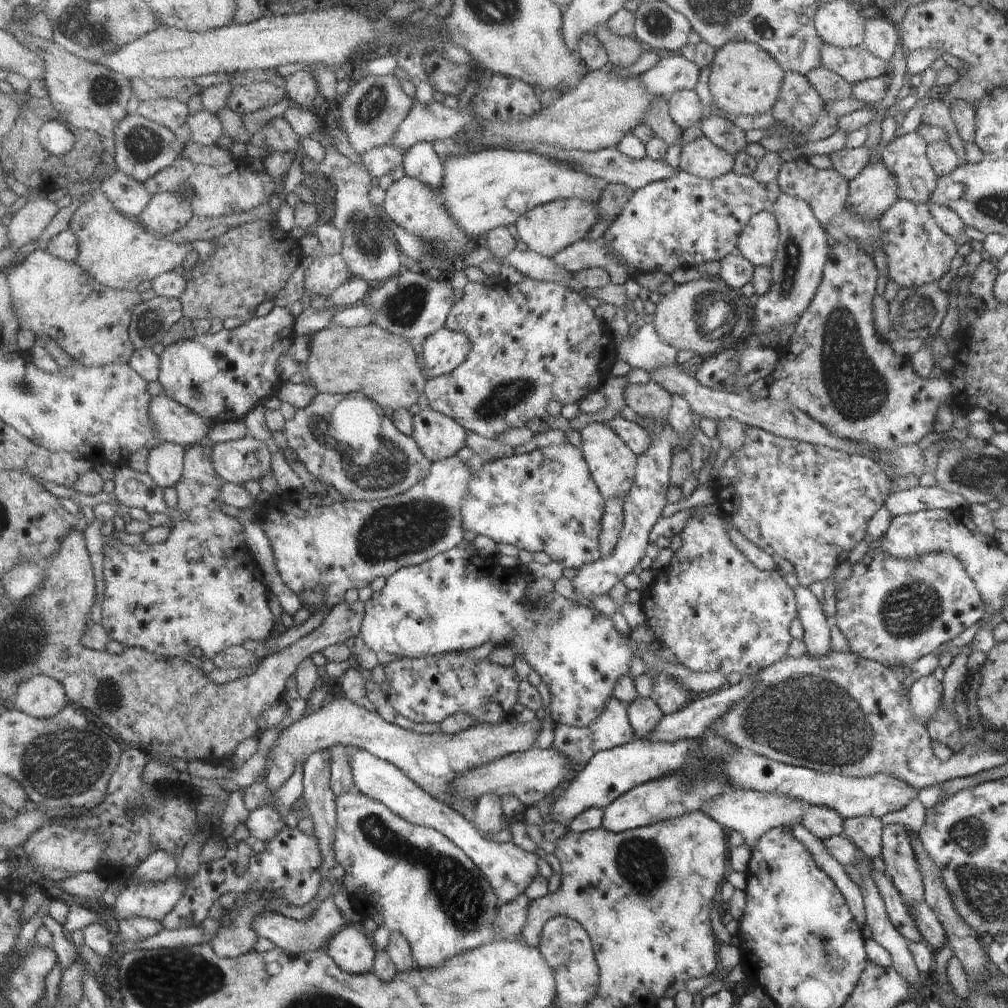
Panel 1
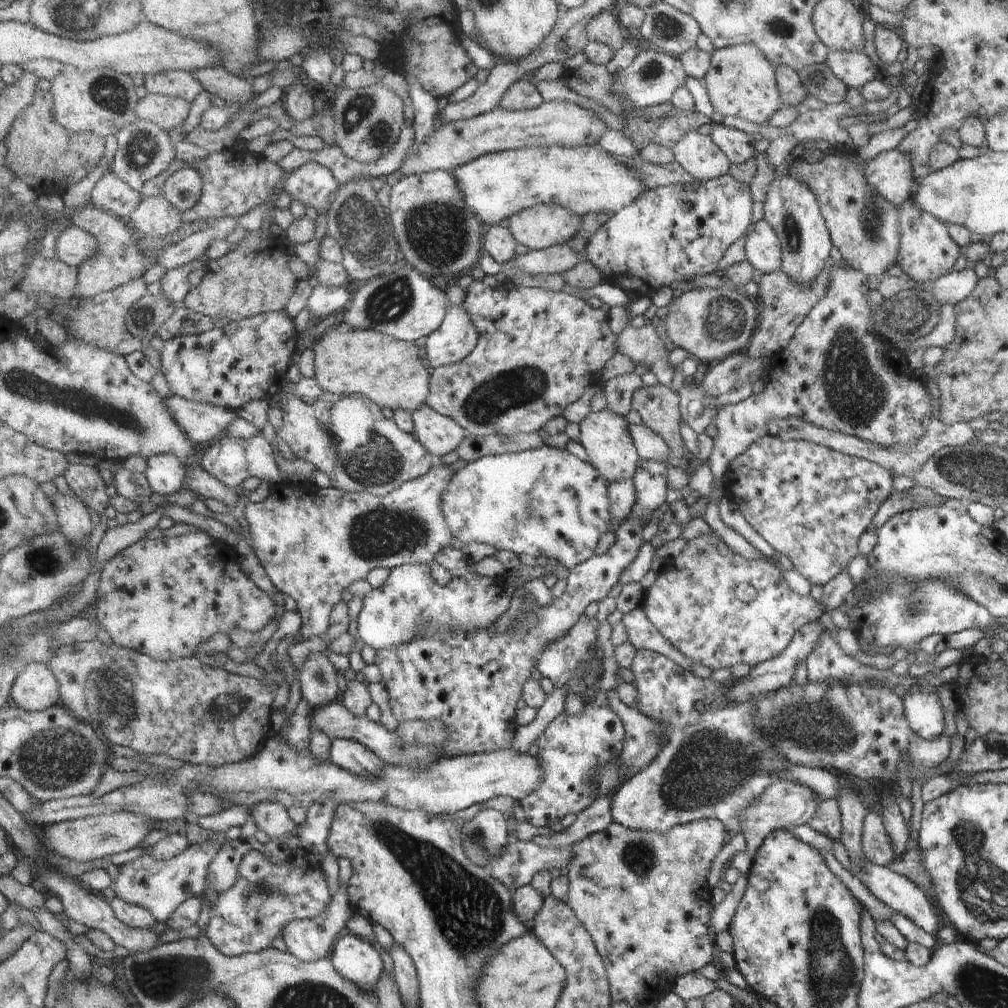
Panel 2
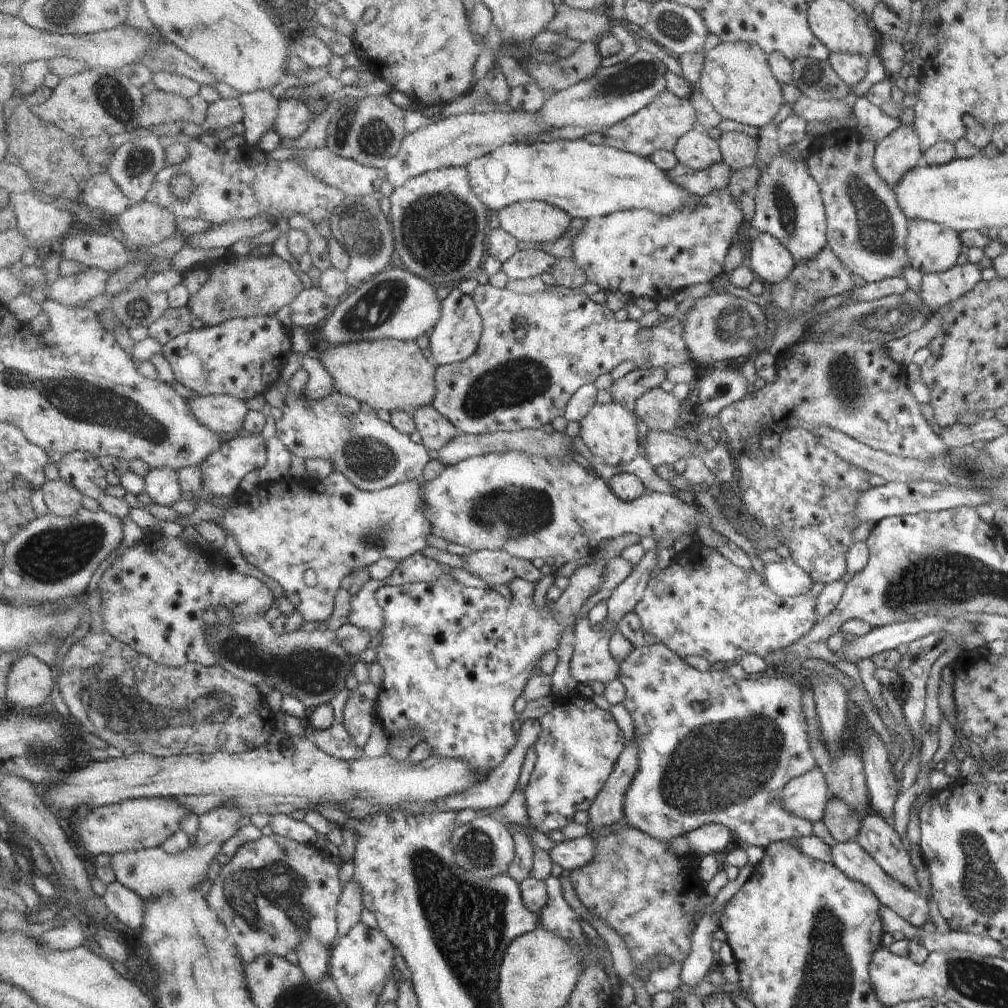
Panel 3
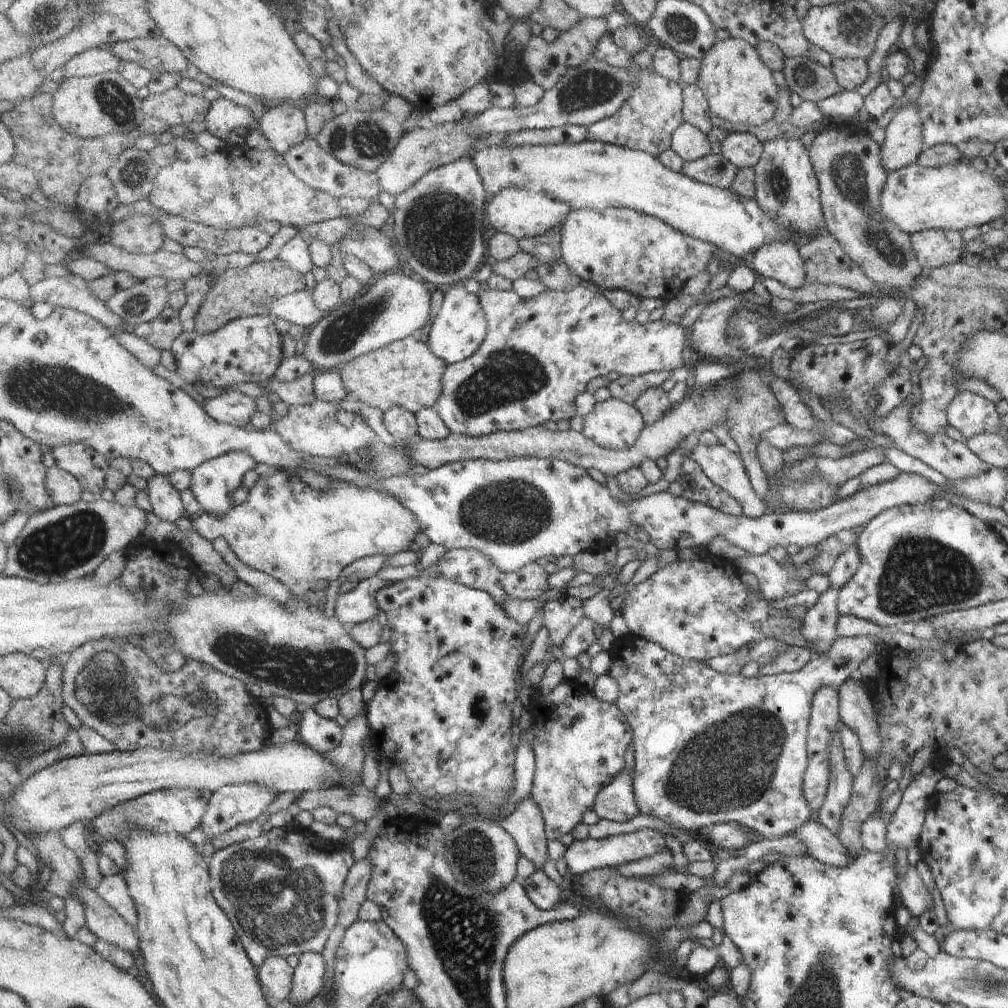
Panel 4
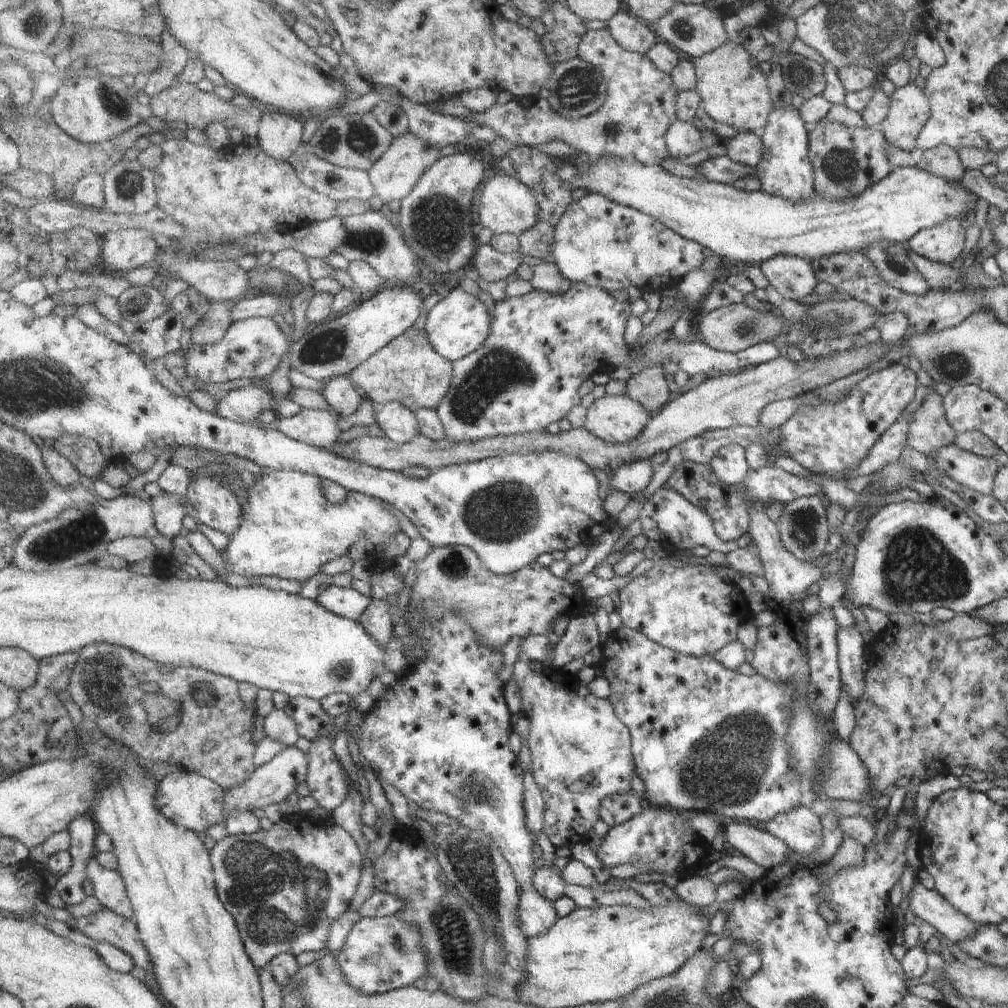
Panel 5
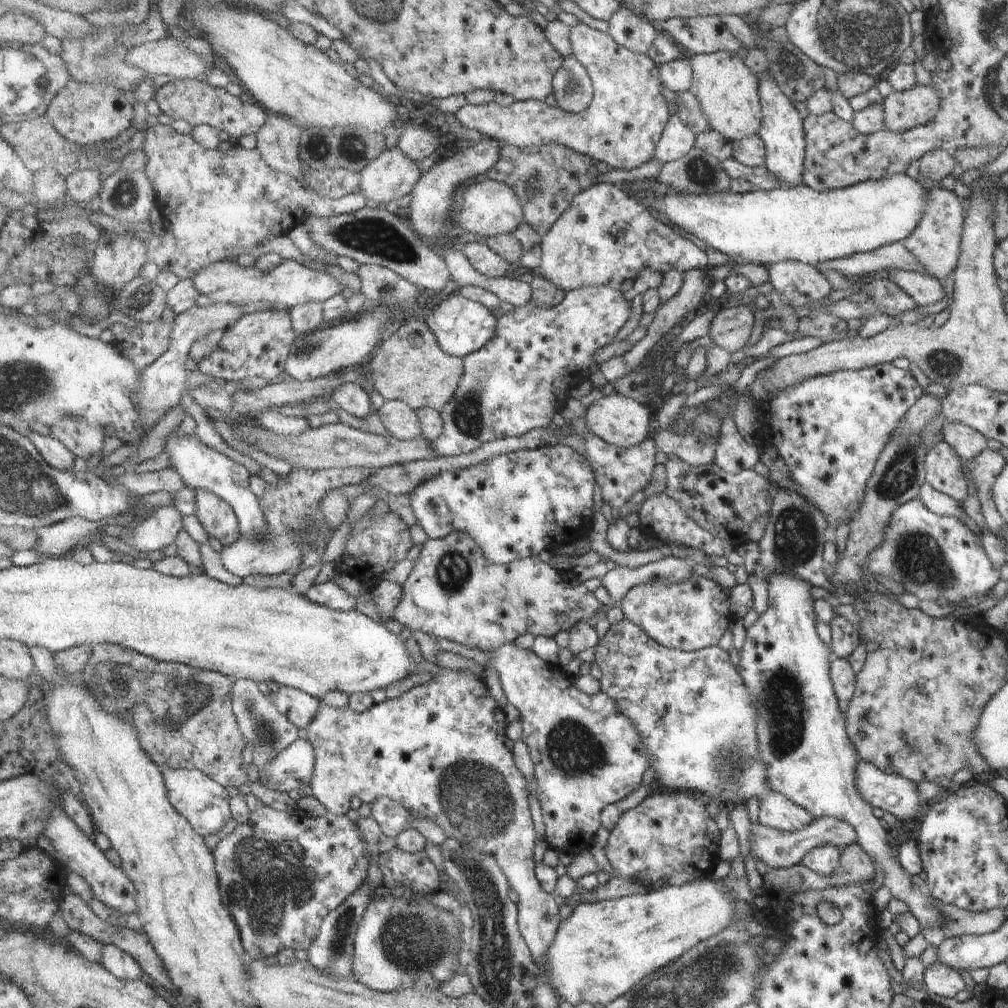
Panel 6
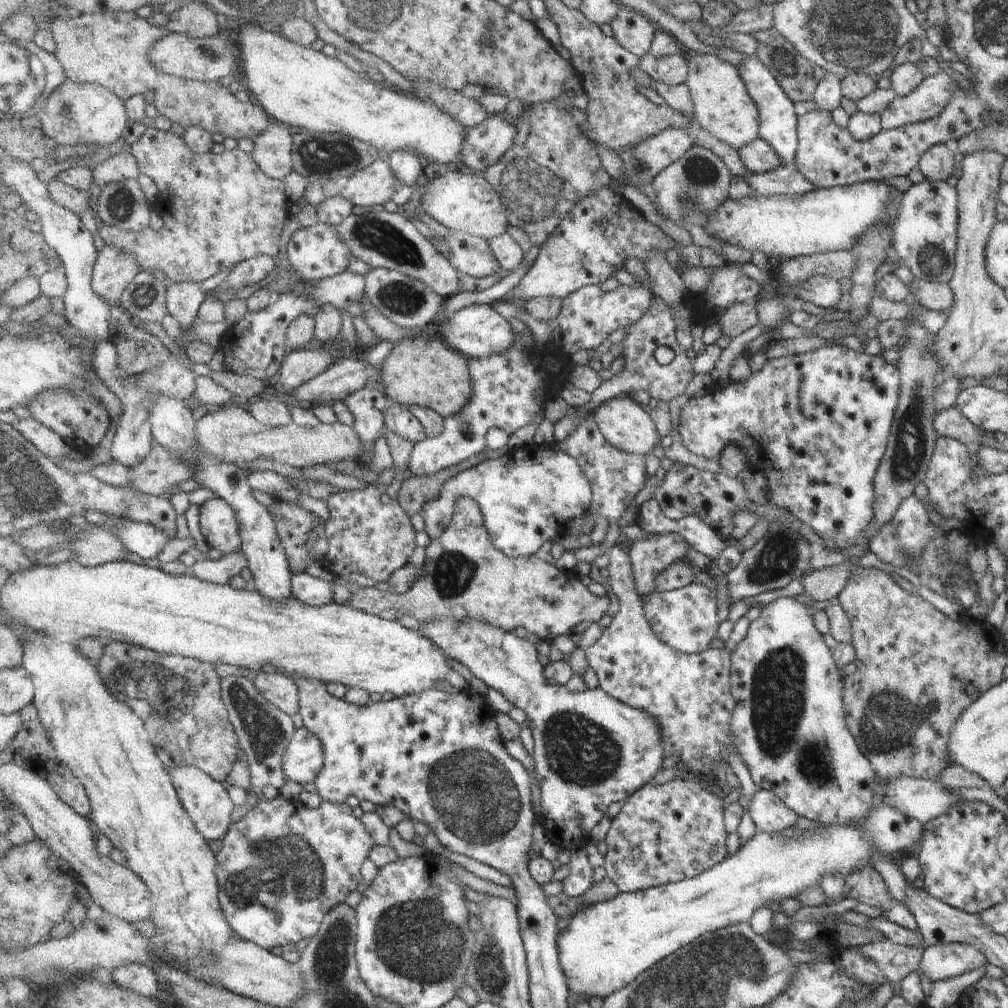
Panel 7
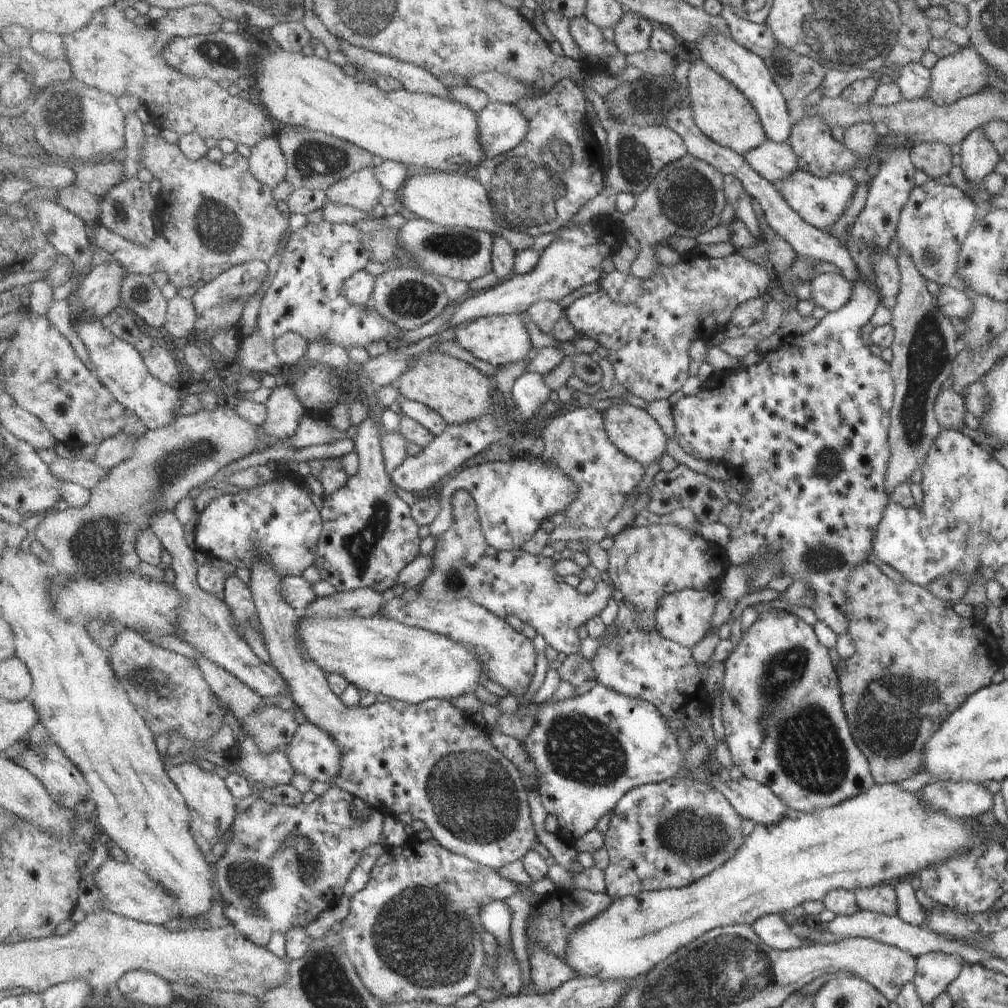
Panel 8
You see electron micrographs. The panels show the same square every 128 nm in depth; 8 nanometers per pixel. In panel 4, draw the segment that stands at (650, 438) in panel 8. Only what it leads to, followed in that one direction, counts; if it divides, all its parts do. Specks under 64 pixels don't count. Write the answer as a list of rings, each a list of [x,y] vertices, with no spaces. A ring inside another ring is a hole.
[[[611,396],[605,401],[599,401],[593,412],[584,418],[582,433],[606,449],[625,450],[639,440],[645,426],[644,415],[635,405]]]

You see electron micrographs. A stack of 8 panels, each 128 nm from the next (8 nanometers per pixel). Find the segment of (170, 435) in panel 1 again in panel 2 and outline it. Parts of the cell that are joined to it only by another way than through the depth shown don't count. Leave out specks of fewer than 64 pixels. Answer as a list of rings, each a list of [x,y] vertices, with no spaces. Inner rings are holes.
[[[177,395],[166,398],[164,403],[193,443],[209,442],[214,436],[223,437],[225,429],[238,417],[235,409],[196,403]]]

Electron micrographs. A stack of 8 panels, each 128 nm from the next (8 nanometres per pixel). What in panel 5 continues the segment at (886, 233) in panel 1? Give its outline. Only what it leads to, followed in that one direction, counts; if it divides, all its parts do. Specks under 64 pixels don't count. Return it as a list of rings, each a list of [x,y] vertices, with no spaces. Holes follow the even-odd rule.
[[[945,218],[945,222],[920,229],[905,242],[914,254],[937,264],[950,265],[961,254],[964,229],[957,218]]]

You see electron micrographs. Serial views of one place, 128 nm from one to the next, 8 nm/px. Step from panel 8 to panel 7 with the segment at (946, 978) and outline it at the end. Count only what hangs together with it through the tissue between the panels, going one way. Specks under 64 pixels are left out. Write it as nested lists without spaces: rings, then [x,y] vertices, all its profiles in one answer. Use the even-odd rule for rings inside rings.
[[[951,943],[927,945],[921,954],[918,968],[930,982],[939,982],[975,971],[975,968],[986,963],[975,948]]]

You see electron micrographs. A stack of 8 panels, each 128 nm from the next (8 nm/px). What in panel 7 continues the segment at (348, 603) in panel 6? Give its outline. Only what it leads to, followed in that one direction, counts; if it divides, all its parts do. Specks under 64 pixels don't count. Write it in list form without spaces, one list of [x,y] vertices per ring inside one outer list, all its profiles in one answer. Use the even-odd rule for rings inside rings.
[[[295,574],[292,577],[293,597],[307,606],[324,606],[333,603],[333,588],[330,582],[313,578],[309,574]]]

